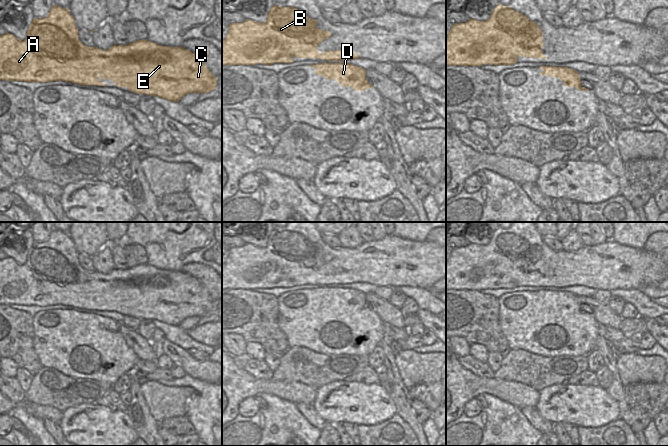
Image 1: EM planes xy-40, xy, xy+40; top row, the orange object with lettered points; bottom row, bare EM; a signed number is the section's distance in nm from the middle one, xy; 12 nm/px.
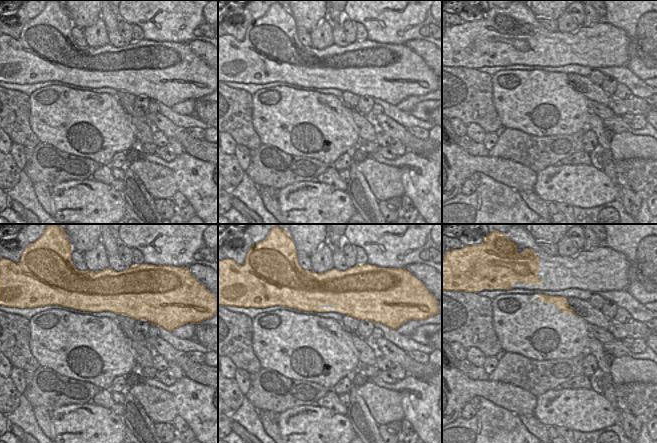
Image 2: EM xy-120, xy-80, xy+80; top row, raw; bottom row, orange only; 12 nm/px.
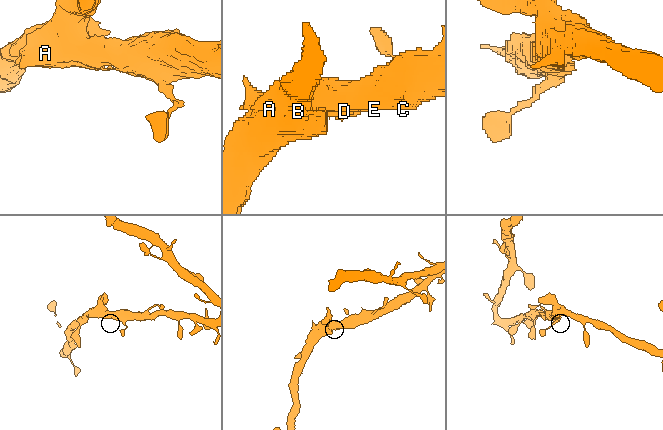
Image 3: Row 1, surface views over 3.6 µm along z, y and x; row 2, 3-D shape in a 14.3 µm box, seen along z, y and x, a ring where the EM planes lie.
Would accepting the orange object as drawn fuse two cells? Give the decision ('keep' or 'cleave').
keep

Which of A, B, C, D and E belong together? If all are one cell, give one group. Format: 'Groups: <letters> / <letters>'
Groups: A B C D E.

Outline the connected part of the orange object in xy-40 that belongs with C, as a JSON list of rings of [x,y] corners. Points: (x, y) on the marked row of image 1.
[[[57,5],[51,8],[46,18],[33,19],[24,41],[8,32],[0,35],[0,79],[40,83],[65,81],[86,86],[105,86],[106,80],[111,79],[116,86],[126,87],[134,93],[156,96],[173,102],[179,102],[188,93],[208,93],[217,86],[217,77],[210,72],[202,59],[183,47],[162,46],[146,39],[127,45],[114,44],[108,50],[85,46],[79,40],[78,28],[74,17],[69,13],[69,8],[64,9]]]

